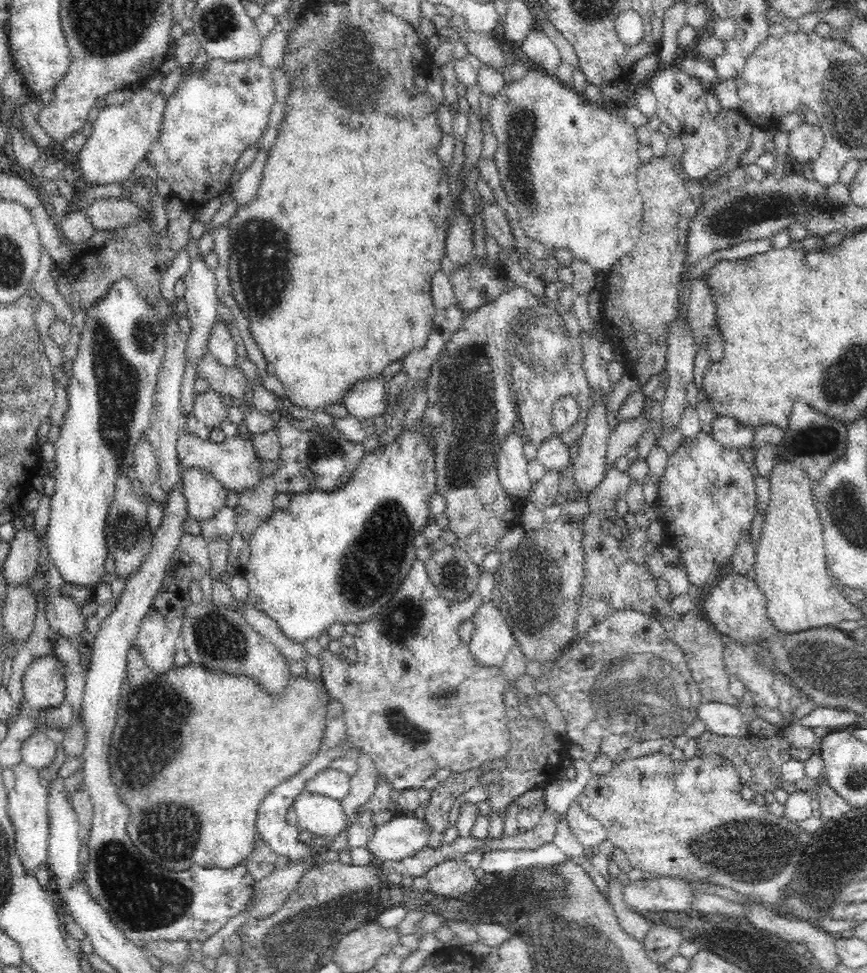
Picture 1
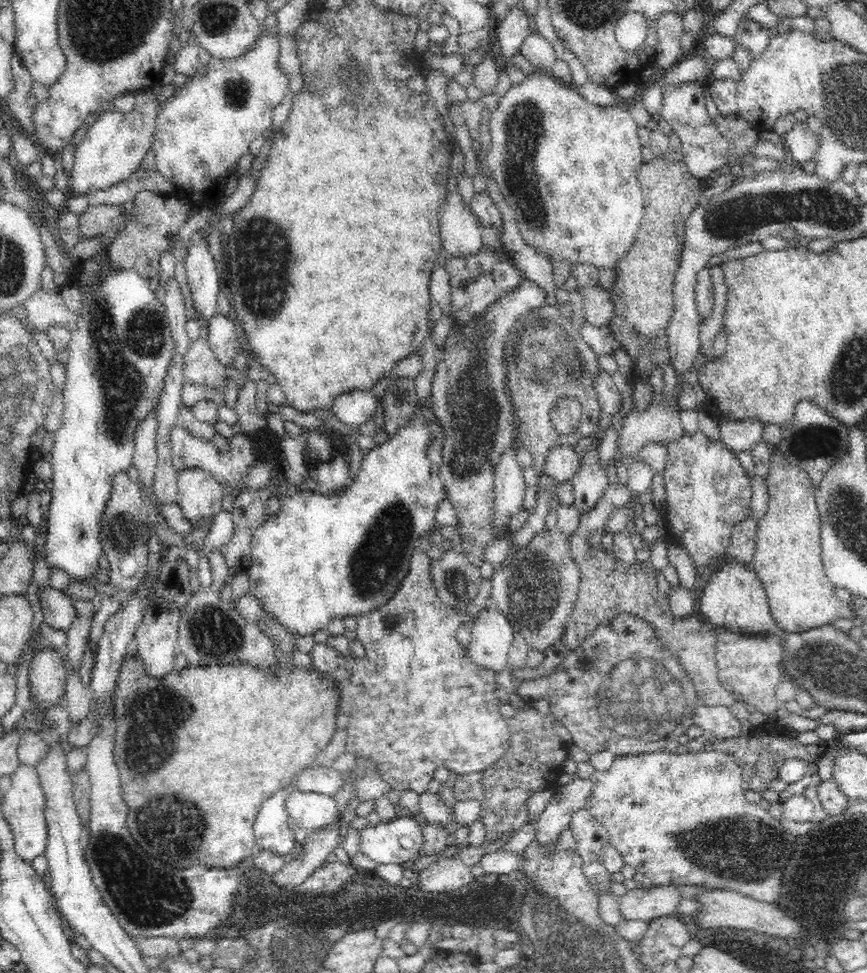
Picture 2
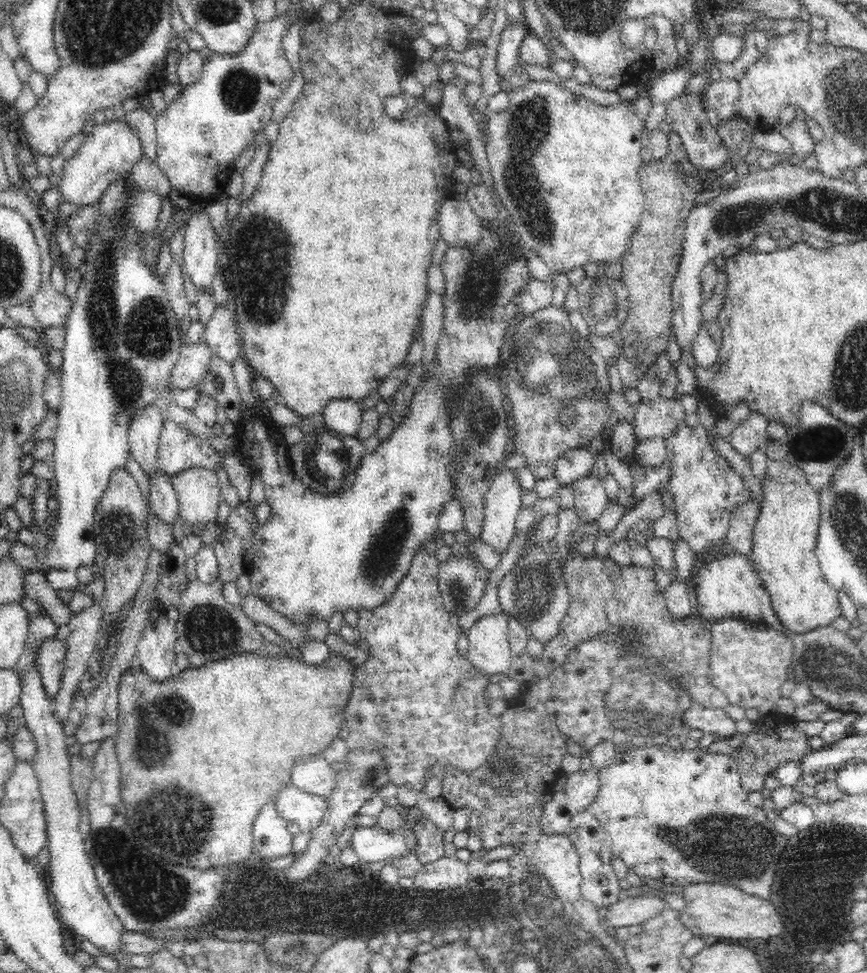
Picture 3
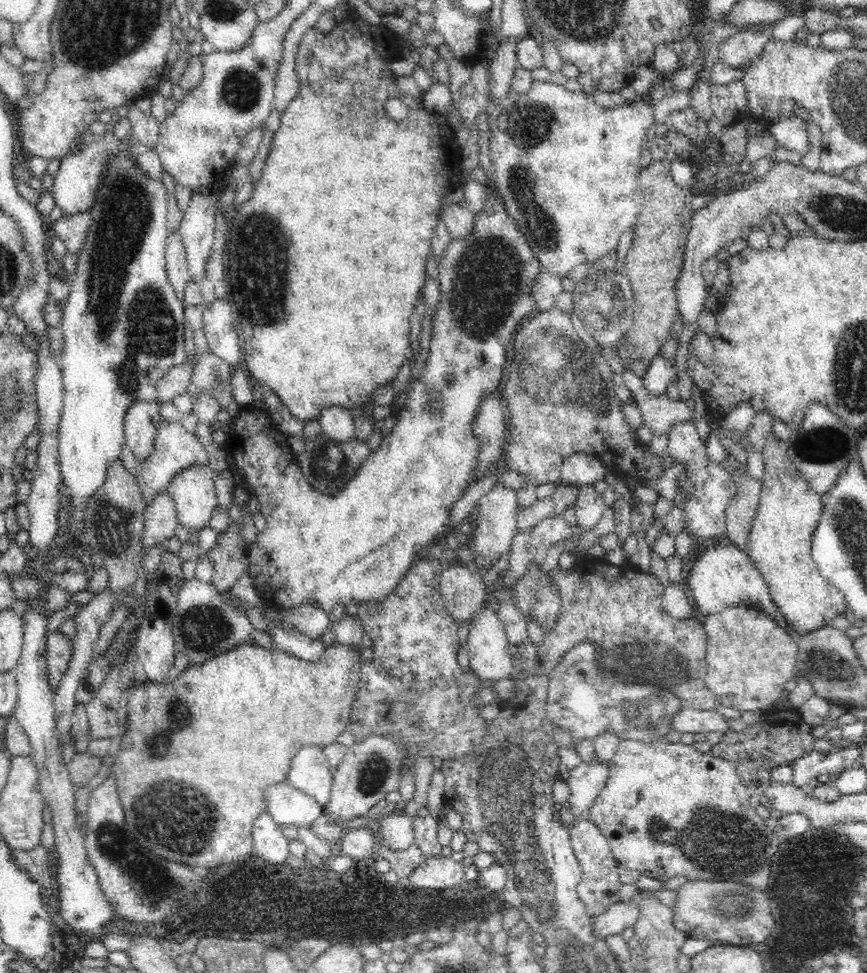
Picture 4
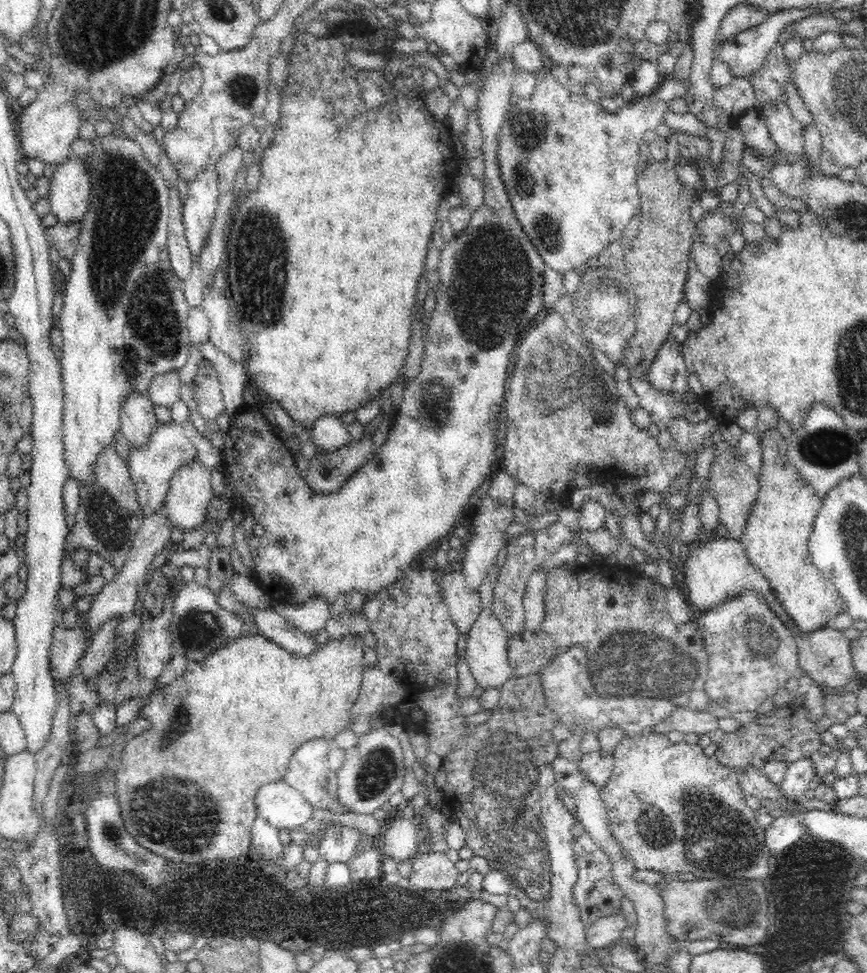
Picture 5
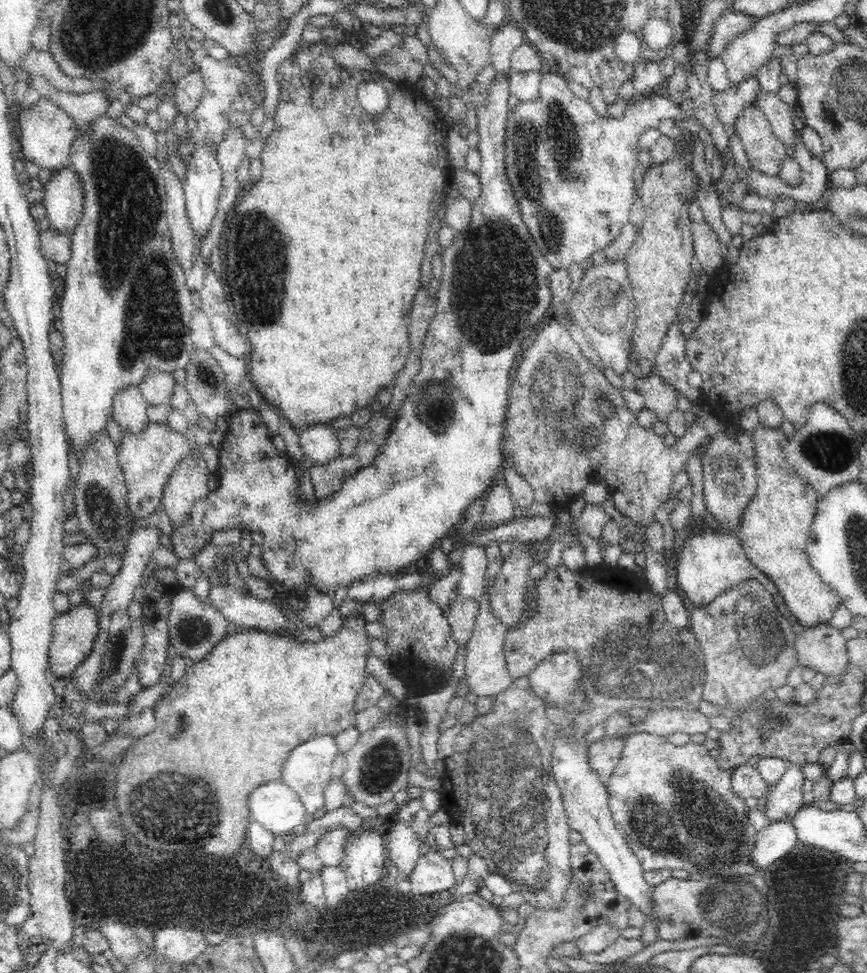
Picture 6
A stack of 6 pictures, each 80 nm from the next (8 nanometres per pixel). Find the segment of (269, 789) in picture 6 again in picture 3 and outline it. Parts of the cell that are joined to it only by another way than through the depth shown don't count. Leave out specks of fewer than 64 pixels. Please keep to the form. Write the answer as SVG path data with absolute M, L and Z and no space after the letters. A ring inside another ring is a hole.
M290 784L278 789L273 798L276 814L287 823L296 823L310 833L319 826L327 807L327 799L308 794Z

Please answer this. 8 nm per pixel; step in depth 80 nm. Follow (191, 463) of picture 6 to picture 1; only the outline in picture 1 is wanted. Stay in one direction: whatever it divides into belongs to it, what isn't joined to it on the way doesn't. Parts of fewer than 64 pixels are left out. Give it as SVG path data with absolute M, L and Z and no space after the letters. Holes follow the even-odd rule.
M188 468L180 473L180 488L188 517L199 522L211 520L227 505L227 490L212 473Z

